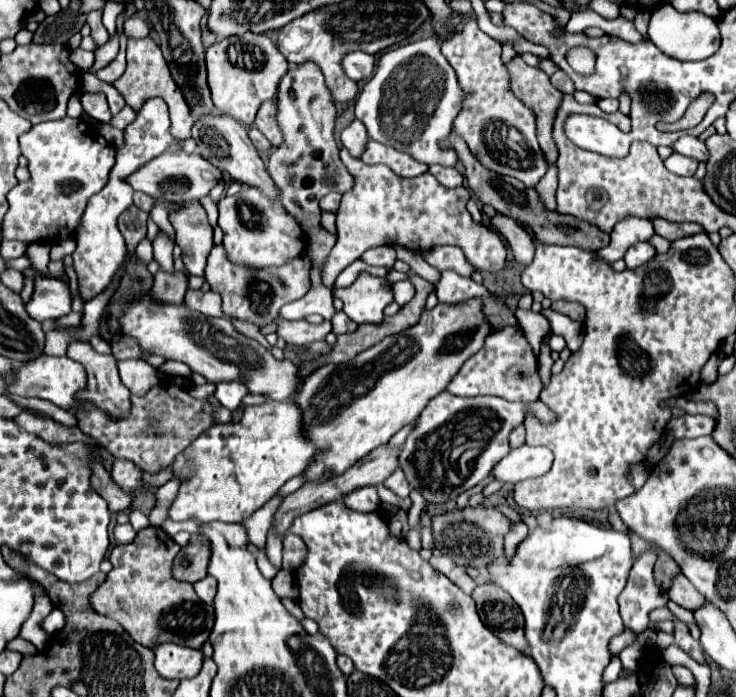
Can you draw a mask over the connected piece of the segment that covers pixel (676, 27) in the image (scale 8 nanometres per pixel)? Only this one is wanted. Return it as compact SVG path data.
M669 2L659 4L653 10L653 18L649 22L649 40L667 56L677 60L705 60L719 48L719 28L717 22L701 12L677 12Z

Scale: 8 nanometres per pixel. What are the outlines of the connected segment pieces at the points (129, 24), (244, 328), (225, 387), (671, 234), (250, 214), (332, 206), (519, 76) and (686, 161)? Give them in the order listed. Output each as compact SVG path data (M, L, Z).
M129 16L125 20L125 34L135 36L135 38L145 38L149 36L149 24L141 16Z
M226 316L225 318L231 321L238 332L249 338L257 340L261 345L271 350L272 346L267 342L265 336L261 334L258 326L250 322L240 321Z
M221 382L217 384L215 396L225 408L237 410L241 400L247 396L247 386L243 386L243 382Z
M653 218L653 228L655 228L655 234L667 238L667 240L677 240L677 238L685 238L685 236L691 236L691 234L697 234L697 232L703 232L701 226L697 224L683 224L683 222L667 222L663 218Z
M243 188L235 196L219 200L219 226L223 230L223 246L229 258L237 264L253 268L281 266L305 252L305 234L297 220L285 212L279 198L269 200L257 188Z
M327 194L327 196L323 196L323 200L321 200L321 210L325 210L325 212L337 212L337 208L339 208L339 202L341 202L341 194Z
M515 56L507 68L511 72L511 88L515 96L537 114L537 138L547 162L557 162L559 152L555 140L551 138L551 126L555 122L555 110L559 110L563 94L553 88L549 76L543 70L527 66L519 56Z
M673 154L671 158L665 160L665 166L669 172L673 174L679 174L679 176L693 176L697 172L697 166L699 162L693 160L693 158L687 158L683 154Z

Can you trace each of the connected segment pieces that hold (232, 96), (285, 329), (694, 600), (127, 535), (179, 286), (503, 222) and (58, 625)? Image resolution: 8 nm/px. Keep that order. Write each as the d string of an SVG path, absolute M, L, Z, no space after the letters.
M241 34L223 38L207 48L207 80L213 94L213 104L223 114L249 126L263 100L273 100L279 80L287 74L289 62L267 34Z
M277 316L277 336L283 338L287 344L309 344L315 340L325 340L325 336L331 332L331 321L324 320L323 324L309 324L307 320L283 320Z
M679 574L673 580L673 586L669 590L669 600L673 600L675 604L679 604L681 608L687 608L687 610L697 610L699 606L705 604L703 594L699 594L683 574Z
M117 524L115 538L117 538L117 542L119 542L119 544L129 544L129 542L133 542L135 534L137 534L137 532L135 532L129 524Z
M159 270L155 274L151 296L163 304L183 304L183 296L189 288L187 282L189 282L189 276L185 272L167 274L165 270Z
M497 214L495 218L491 218L491 226L497 232L501 232L503 240L509 244L509 248L513 252L513 258L521 266L527 266L533 260L535 242L523 228L519 228L519 222L515 222L513 218L507 218L503 214Z
M53 608L53 612L43 620L43 628L47 630L47 634L55 634L65 626L65 618L63 612L59 608Z

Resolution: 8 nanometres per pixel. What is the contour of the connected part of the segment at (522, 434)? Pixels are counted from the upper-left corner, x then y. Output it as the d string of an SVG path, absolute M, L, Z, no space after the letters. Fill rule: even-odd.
M523 424L516 427L509 435L509 445L511 448L517 448L525 444L526 430Z

